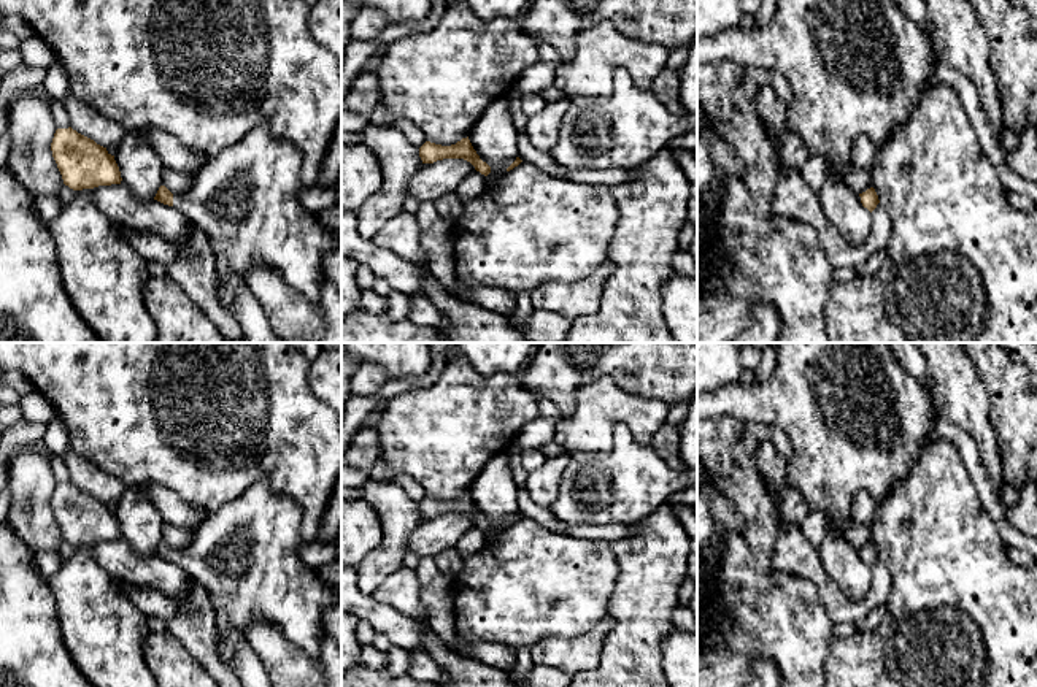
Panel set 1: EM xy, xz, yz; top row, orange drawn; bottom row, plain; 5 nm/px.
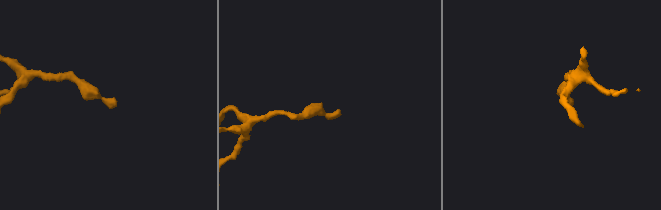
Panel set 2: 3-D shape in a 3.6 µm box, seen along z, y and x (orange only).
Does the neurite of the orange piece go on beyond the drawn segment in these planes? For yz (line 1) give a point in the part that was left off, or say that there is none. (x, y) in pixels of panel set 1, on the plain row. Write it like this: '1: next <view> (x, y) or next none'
1: next none

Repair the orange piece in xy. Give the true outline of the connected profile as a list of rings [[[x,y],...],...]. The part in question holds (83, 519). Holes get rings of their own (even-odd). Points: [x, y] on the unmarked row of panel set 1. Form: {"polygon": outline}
{"polygon": [[[71,482],[56,486],[51,506],[64,539],[73,546],[122,536],[114,511]]]}

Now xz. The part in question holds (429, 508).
{"polygon": [[[468,492],[462,493],[461,497],[451,501],[441,501],[426,497],[419,503],[419,512],[422,519],[434,519],[443,514],[464,514],[470,517],[475,522],[475,525],[480,527],[481,530],[488,532],[491,528],[491,522],[480,514]]]}

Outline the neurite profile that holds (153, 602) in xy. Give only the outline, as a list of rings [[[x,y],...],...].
[[[124,582],[122,590],[149,617],[168,622],[178,611],[175,600],[156,587]]]

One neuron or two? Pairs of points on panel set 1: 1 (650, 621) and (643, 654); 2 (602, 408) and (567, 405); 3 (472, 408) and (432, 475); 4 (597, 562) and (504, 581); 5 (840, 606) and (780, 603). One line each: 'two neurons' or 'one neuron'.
1: one neuron
2: two neurons
3: one neuron
4: one neuron
5: two neurons

